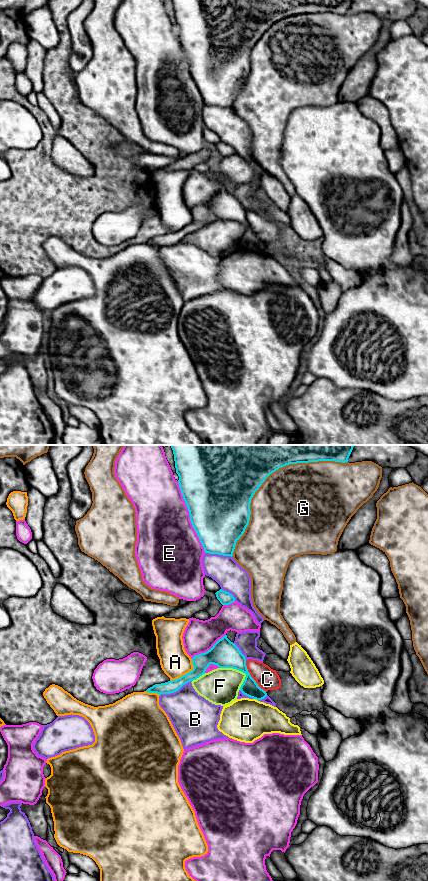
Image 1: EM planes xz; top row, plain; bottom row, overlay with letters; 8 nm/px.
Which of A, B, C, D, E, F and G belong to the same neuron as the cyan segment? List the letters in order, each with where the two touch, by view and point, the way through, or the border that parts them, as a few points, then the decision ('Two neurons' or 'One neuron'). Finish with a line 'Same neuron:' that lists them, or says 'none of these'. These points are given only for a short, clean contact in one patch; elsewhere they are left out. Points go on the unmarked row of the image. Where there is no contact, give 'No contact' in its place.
A: Touches cyan at xz (187, 225). Two neurons
B: Touches cyan at xz (175, 243). Two neurons
C: Touches cyan at xz (251, 229). Two neurons
D: Touches cyan at xz (255, 250). Two neurons
E: Touches cyan at xz (190, 69). Two neurons
F: Touches cyan at xz (240, 222). Two neurons
G: Touches cyan at xz (267, 28). Two neurons
Same neuron: none of these

